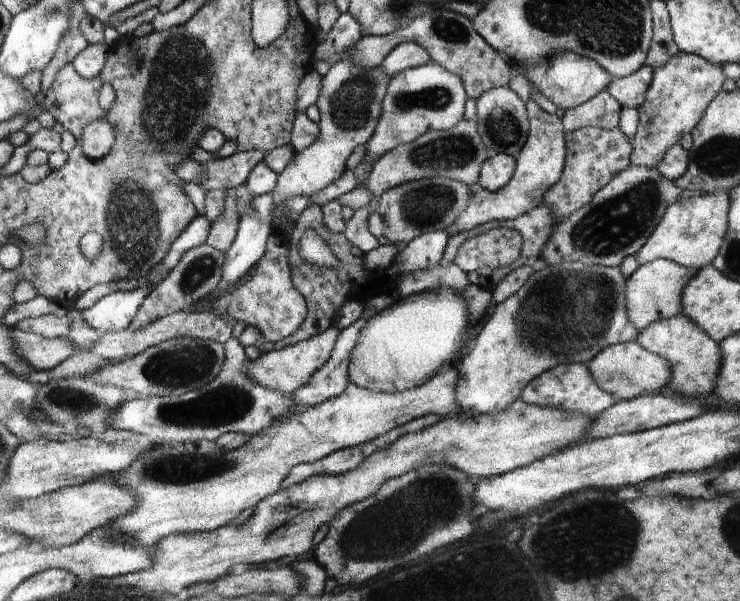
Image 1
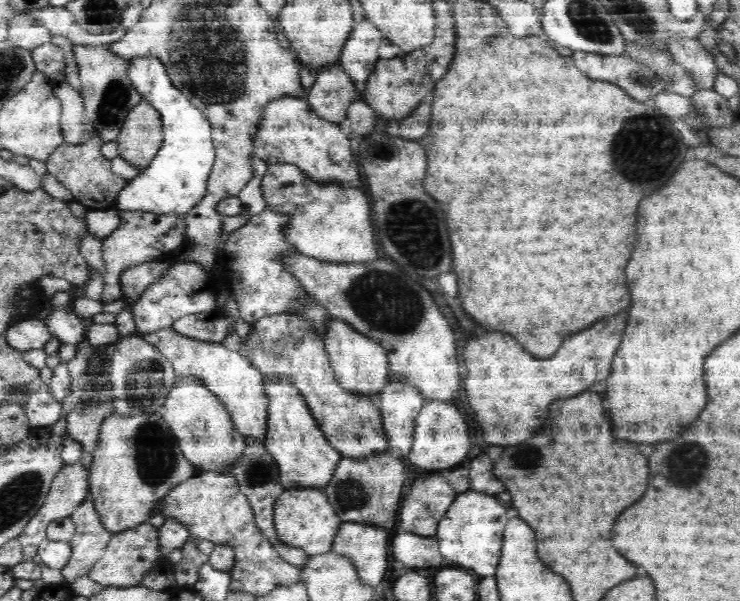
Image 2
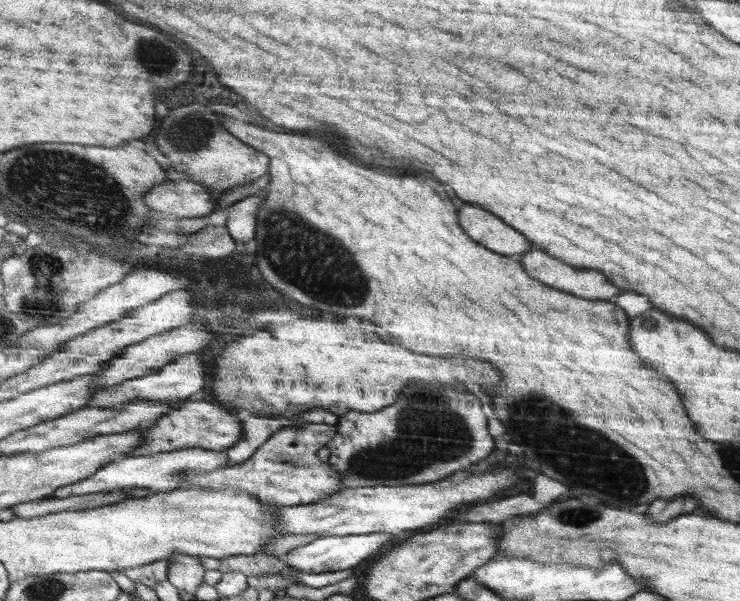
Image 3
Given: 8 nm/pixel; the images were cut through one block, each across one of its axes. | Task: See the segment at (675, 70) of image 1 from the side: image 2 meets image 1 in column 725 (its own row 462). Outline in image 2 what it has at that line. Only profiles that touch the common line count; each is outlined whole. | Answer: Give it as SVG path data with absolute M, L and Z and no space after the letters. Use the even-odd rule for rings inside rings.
M80 461L63 465L62 470L56 474L52 481L50 490L44 504L38 509L38 512L30 519L30 522L24 527L24 530L17 536L22 545L21 557L24 561L32 561L36 556L38 546L47 539L46 528L52 521L58 521L59 518L70 517L71 514L84 502L88 492L89 471Z

